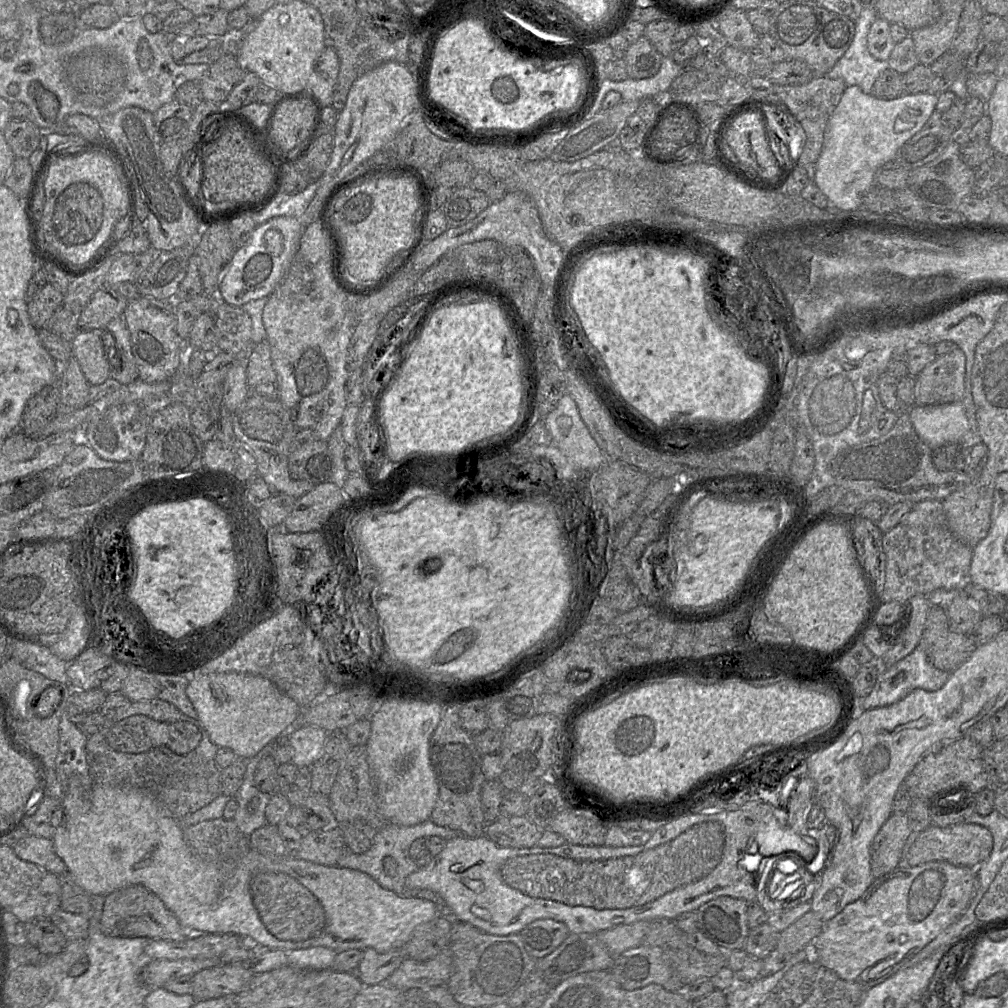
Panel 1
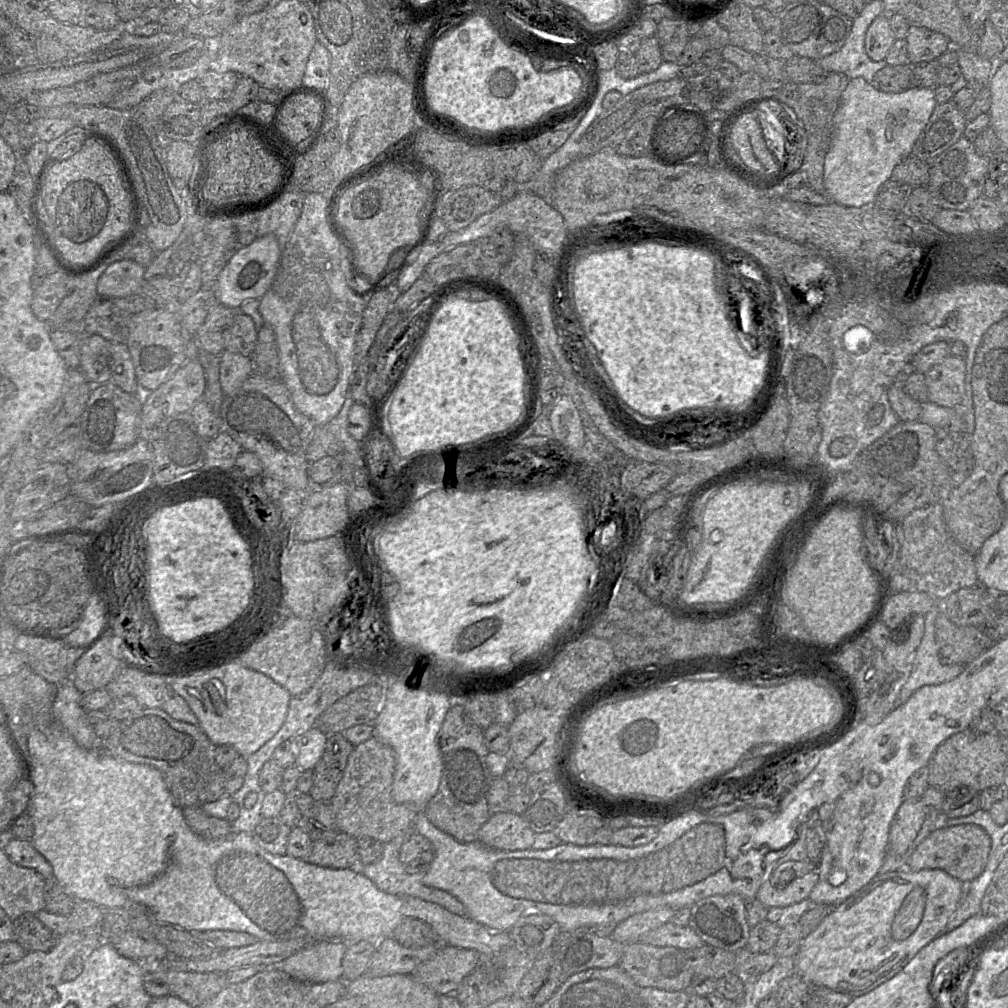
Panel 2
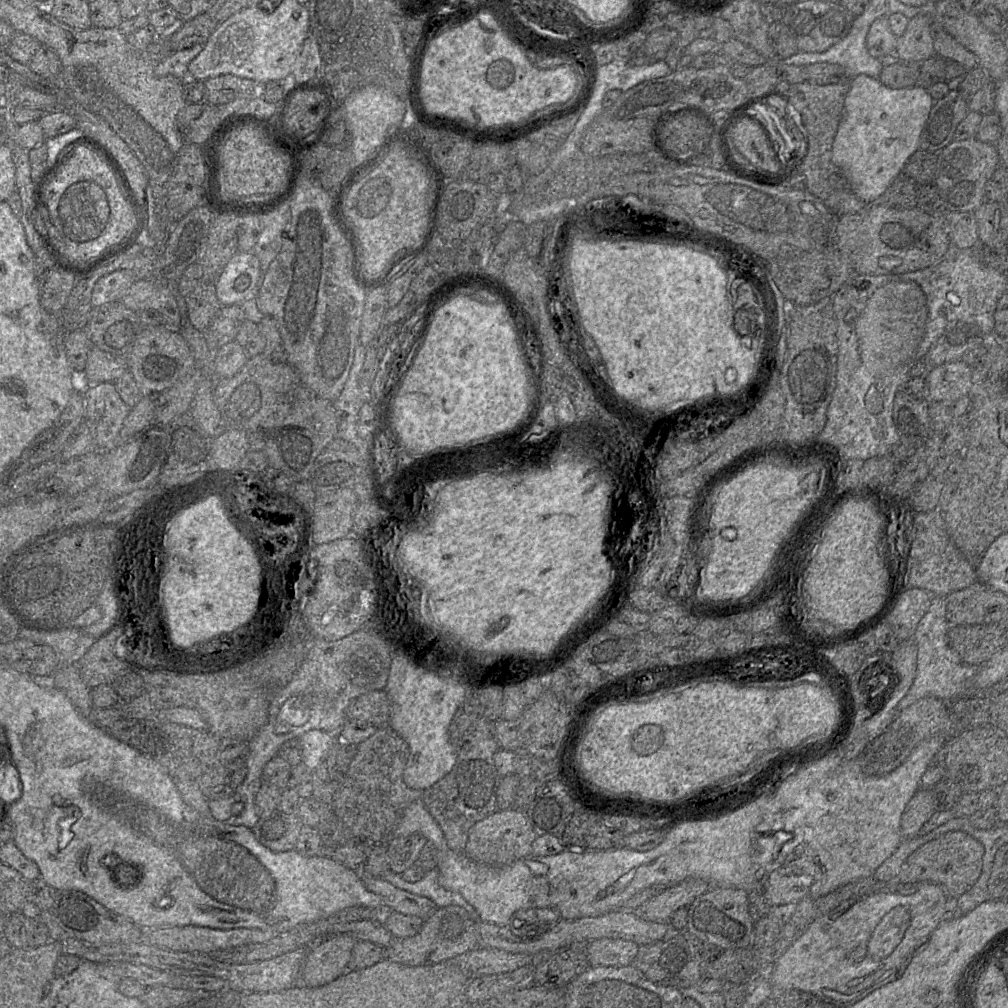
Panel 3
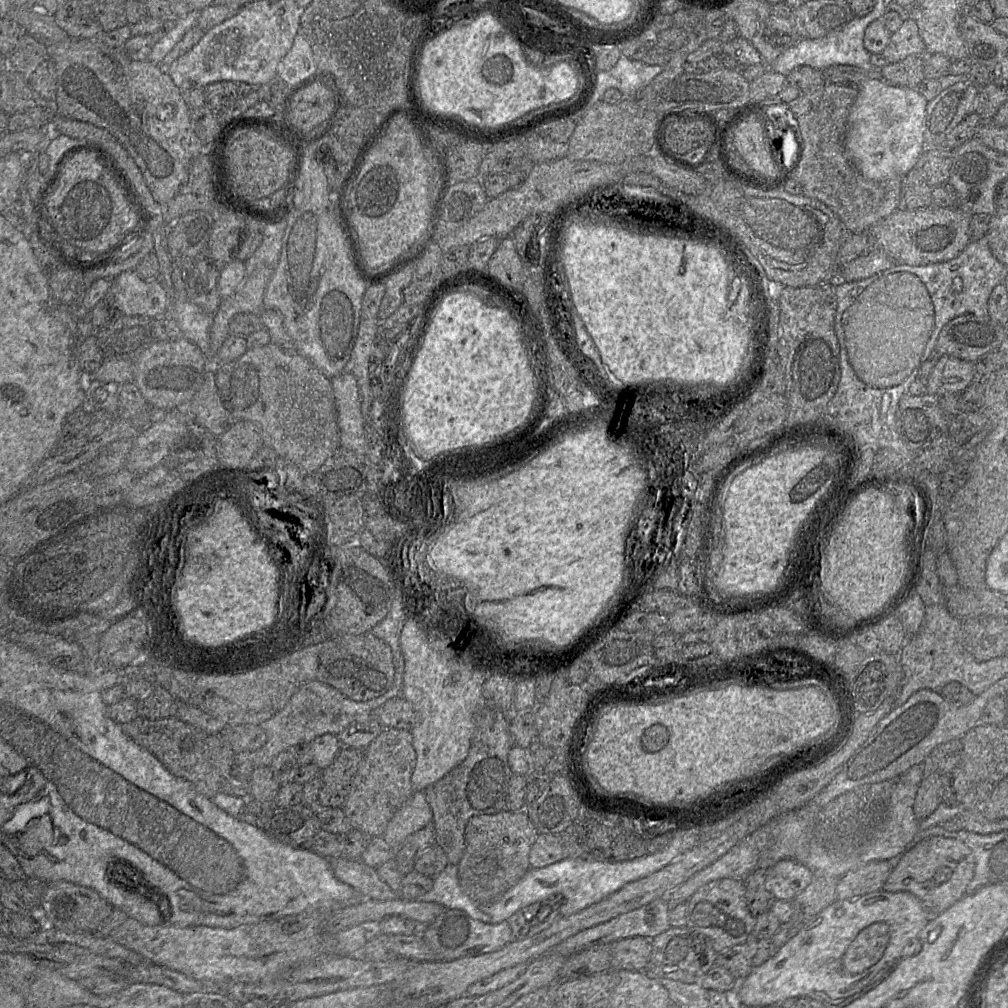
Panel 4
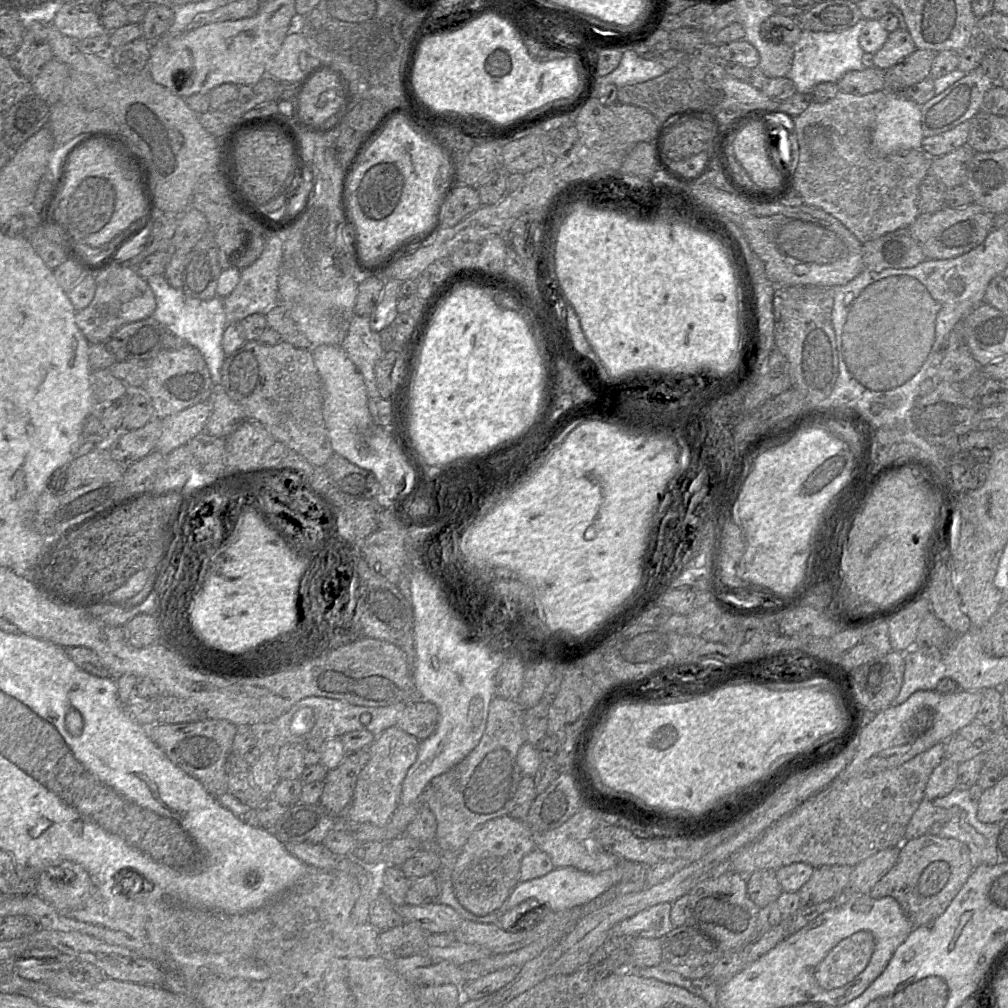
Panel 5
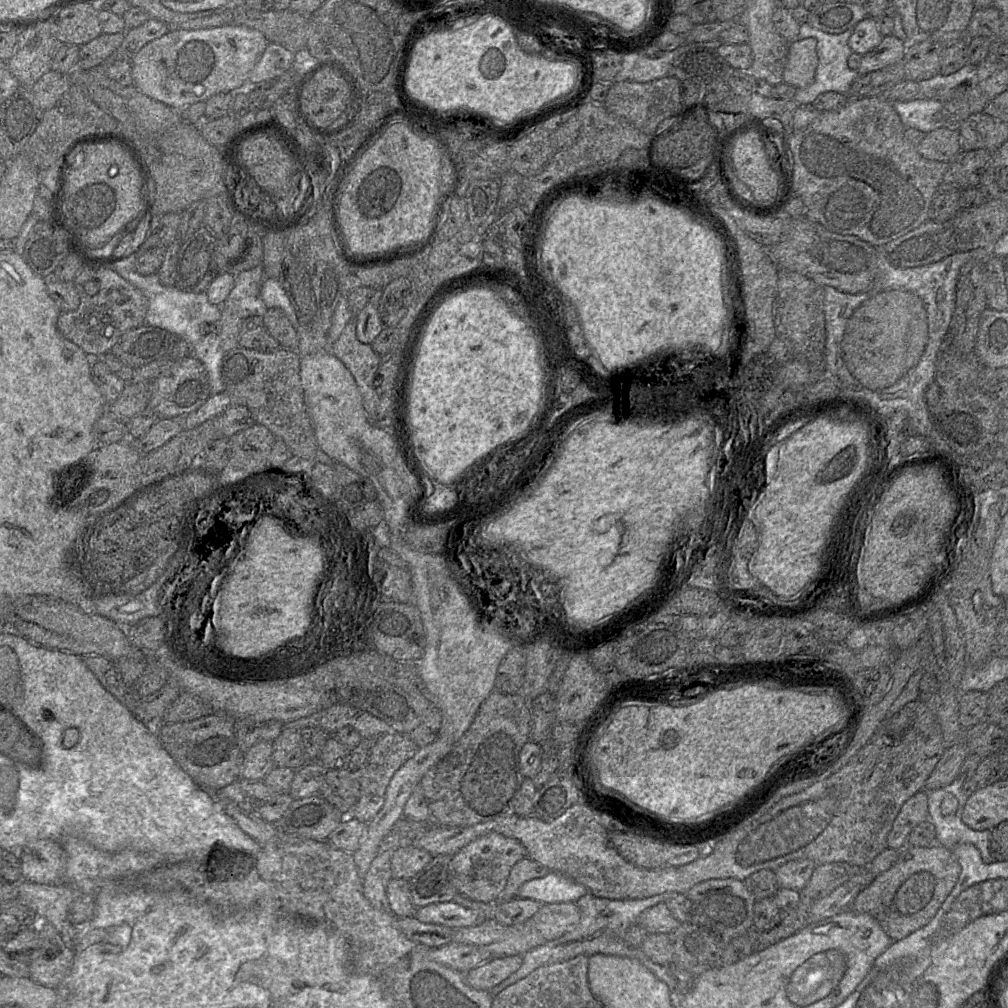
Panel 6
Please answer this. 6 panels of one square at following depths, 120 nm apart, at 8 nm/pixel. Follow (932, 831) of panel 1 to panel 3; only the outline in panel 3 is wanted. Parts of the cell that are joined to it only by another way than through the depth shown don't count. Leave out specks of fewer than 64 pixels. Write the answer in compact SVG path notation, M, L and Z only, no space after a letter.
M950 831L915 850L903 863L896 880L902 883L935 883L950 899L957 899L979 878L983 855L984 847L981 842L965 832Z

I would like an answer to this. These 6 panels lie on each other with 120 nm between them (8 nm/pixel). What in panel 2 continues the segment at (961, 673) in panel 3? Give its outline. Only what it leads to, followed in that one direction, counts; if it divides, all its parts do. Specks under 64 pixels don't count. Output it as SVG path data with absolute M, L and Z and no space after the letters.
M937 603L924 615L924 634L911 658L911 674L894 702L894 708L904 704L921 687L949 682L965 669L965 665L949 665L941 661L935 636L935 620L940 612Z

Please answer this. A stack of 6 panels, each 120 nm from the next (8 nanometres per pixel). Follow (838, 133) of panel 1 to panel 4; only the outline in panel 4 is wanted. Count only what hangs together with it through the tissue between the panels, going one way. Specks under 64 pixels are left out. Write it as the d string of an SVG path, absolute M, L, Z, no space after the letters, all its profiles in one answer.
M879 75L870 77L857 86L858 96L851 106L845 136L846 153L853 166L867 179L884 181L903 178L914 169L925 151L924 118L928 101L917 89L887 84Z

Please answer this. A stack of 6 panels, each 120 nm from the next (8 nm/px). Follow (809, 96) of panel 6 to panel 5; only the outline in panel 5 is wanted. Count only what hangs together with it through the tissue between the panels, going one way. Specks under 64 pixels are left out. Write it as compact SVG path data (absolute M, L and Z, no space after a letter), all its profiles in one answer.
M861 19L853 27L840 32L802 30L799 40L792 46L792 65L786 76L793 81L796 92L810 93L820 83L837 83L847 72L864 70L861 58L865 52L859 45L859 36L867 21Z

